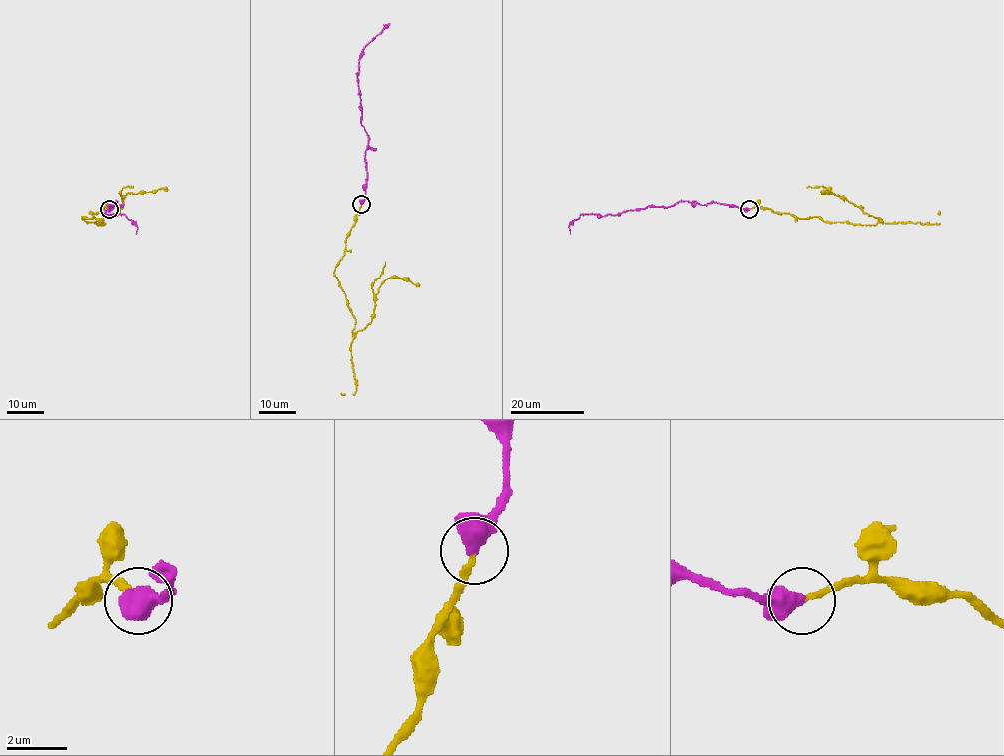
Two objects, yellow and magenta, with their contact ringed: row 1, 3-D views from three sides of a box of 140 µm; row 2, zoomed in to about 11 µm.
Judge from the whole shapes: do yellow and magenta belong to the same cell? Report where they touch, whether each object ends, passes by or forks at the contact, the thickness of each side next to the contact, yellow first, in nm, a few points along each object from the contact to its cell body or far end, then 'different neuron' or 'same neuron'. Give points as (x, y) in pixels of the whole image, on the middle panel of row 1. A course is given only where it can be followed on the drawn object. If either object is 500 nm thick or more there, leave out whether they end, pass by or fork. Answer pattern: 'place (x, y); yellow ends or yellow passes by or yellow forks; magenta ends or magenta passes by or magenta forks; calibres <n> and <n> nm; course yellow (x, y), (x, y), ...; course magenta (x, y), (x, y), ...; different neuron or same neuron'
place (361, 204); calibres 190 and 600 nm; course yellow (361, 204), (334, 272), (356, 321), (353, 333), (371, 321), (375, 295), (388, 278), (407, 278), (419, 285); course magenta (361, 204), (367, 183), (365, 155), (368, 135), (361, 124), (358, 62), (362, 49), (388, 25); same neuron

